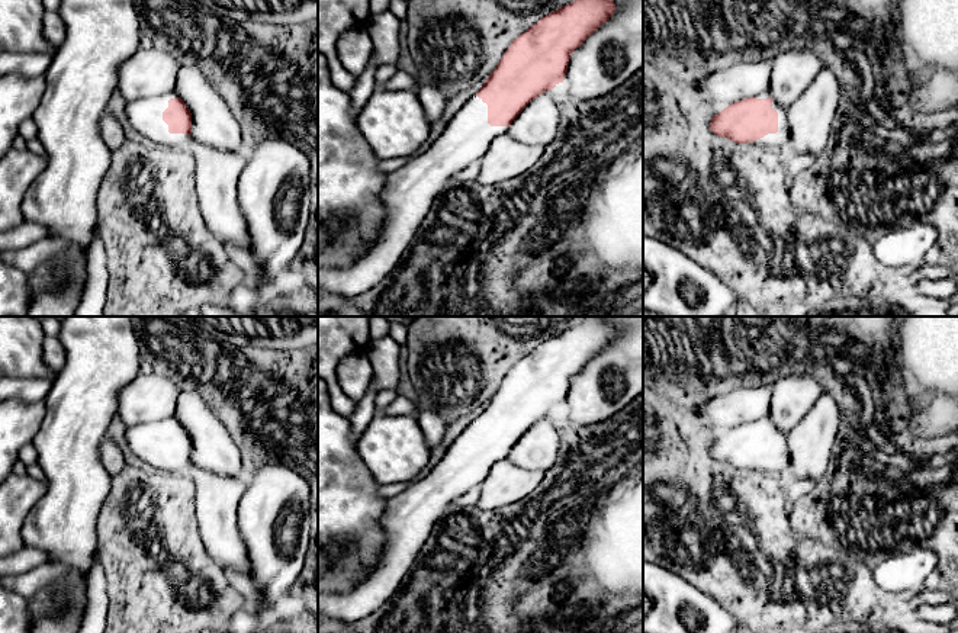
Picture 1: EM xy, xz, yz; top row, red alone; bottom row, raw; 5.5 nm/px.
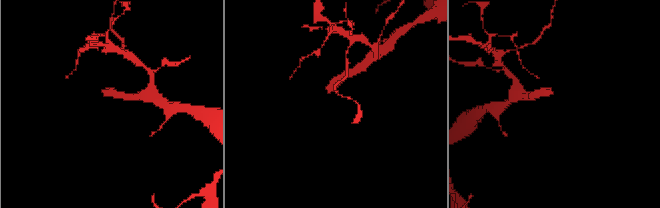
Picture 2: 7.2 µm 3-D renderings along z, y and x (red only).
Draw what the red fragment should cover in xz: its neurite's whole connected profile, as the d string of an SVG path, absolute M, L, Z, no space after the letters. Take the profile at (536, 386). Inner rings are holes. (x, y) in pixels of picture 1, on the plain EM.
M586 316L581 324L543 341L518 360L504 377L496 393L450 444L437 466L404 492L386 499L380 526L386 533L377 563L350 592L318 594L318 620L354 623L380 610L399 591L419 559L419 552L435 523L460 497L476 489L492 466L508 457L512 446L540 420L563 408L572 377L579 373L615 337L615 328L598 316Z

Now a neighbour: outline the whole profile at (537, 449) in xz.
M552 414L531 425L512 446L508 459L521 469L549 470L559 457L560 436L557 414Z

